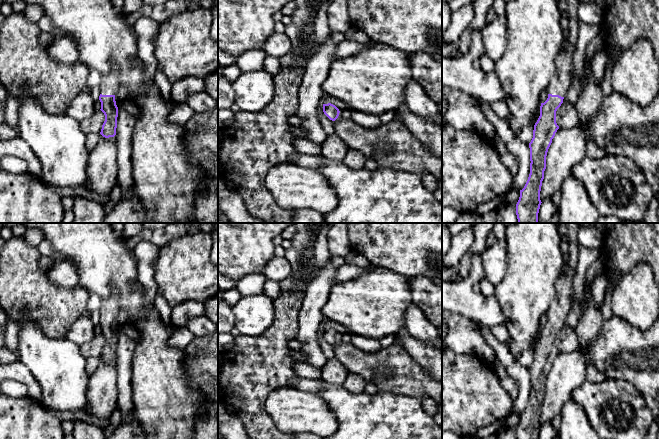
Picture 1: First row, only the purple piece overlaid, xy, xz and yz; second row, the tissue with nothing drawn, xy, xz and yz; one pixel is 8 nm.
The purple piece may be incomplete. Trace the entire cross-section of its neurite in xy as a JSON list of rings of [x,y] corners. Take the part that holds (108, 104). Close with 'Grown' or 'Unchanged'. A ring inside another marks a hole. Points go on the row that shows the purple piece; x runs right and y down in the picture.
[[[118,68],[108,75],[101,76],[99,86],[99,100],[101,102],[101,111],[105,115],[105,121],[102,125],[100,134],[105,137],[114,137],[116,135],[118,107],[115,96],[118,93]]]. Grown

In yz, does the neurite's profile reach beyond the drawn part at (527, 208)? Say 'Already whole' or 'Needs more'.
Needs more

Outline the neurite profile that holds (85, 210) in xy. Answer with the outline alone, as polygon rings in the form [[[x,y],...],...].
[[[82,196],[74,197],[73,223],[105,223],[106,212],[98,202]]]

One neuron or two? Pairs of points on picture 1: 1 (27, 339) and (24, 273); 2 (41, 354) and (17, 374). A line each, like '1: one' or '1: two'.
1: two
2: two

